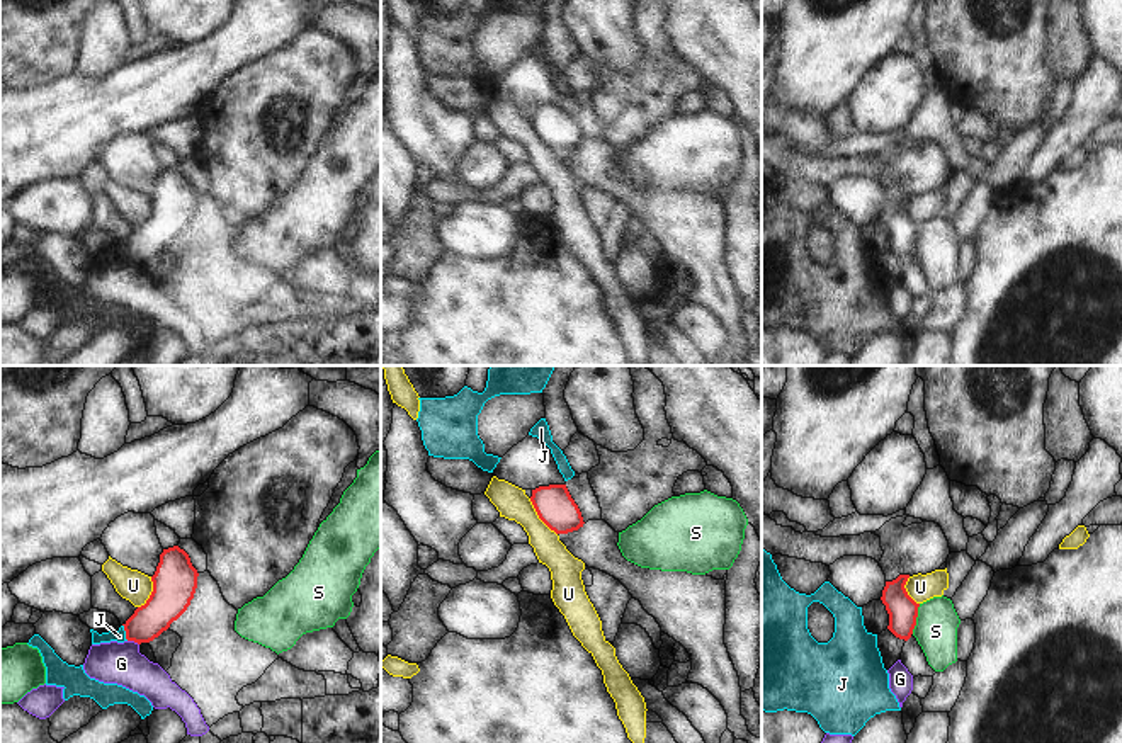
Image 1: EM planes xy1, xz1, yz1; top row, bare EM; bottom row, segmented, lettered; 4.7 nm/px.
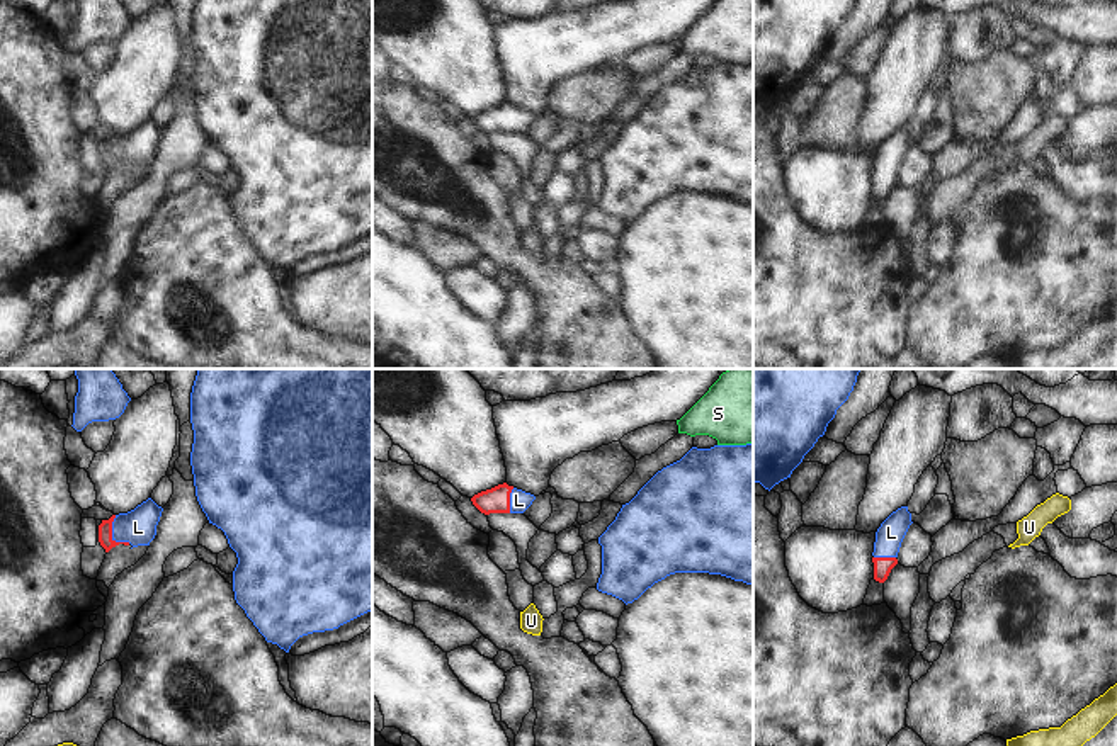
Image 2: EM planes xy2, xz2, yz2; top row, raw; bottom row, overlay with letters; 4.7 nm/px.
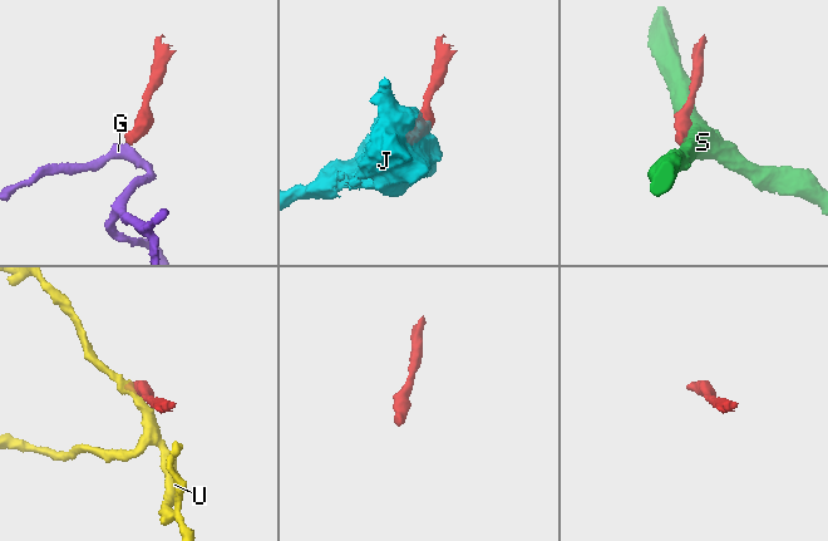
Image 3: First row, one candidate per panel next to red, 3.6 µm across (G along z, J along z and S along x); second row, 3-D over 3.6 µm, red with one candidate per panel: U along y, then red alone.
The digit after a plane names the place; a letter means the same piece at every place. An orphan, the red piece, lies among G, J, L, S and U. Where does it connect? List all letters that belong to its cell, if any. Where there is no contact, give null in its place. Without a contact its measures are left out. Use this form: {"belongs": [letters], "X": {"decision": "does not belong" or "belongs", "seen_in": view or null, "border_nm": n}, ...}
{"belongs": ["L"], "G": {"decision": "does not belong", "seen_in": "xy1", "border_nm": 60}, "J": {"decision": "does not belong", "seen_in": "xy1", "border_nm": 80}, "L": {"decision": "belongs", "seen_in": "xy2", "border_nm": 150}, "S": {"decision": "does not belong", "seen_in": "yz1", "border_nm": 150}, "U": {"decision": "does not belong", "seen_in": "xz1", "border_nm": 220}}

